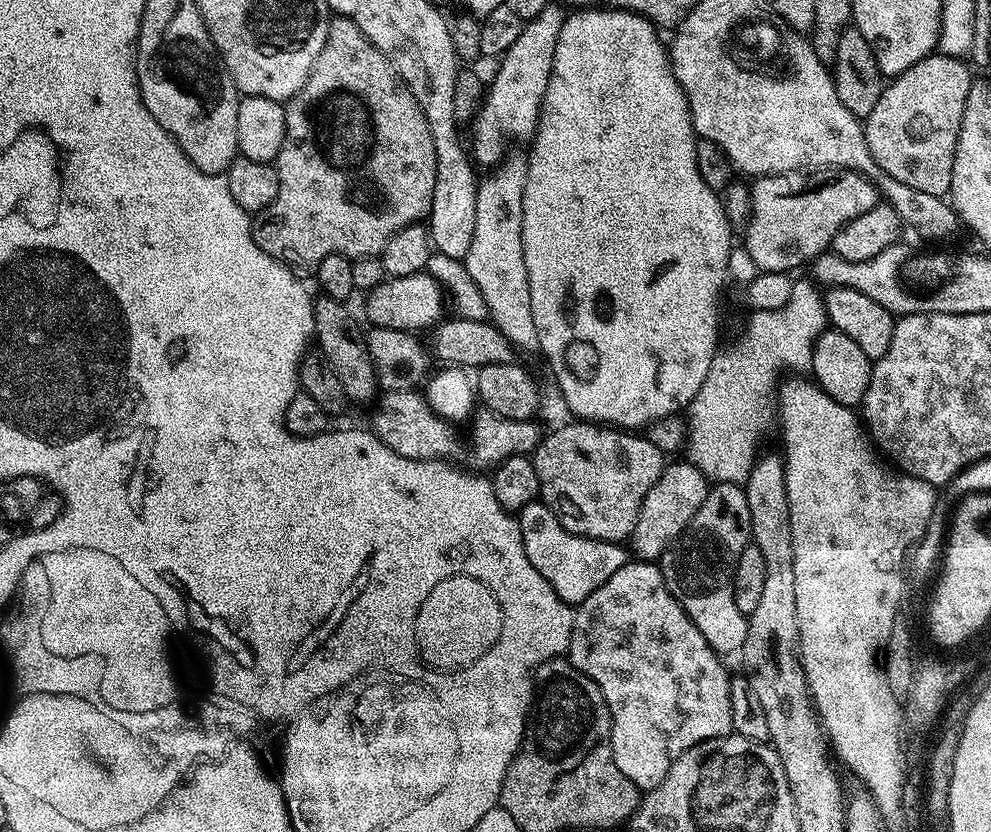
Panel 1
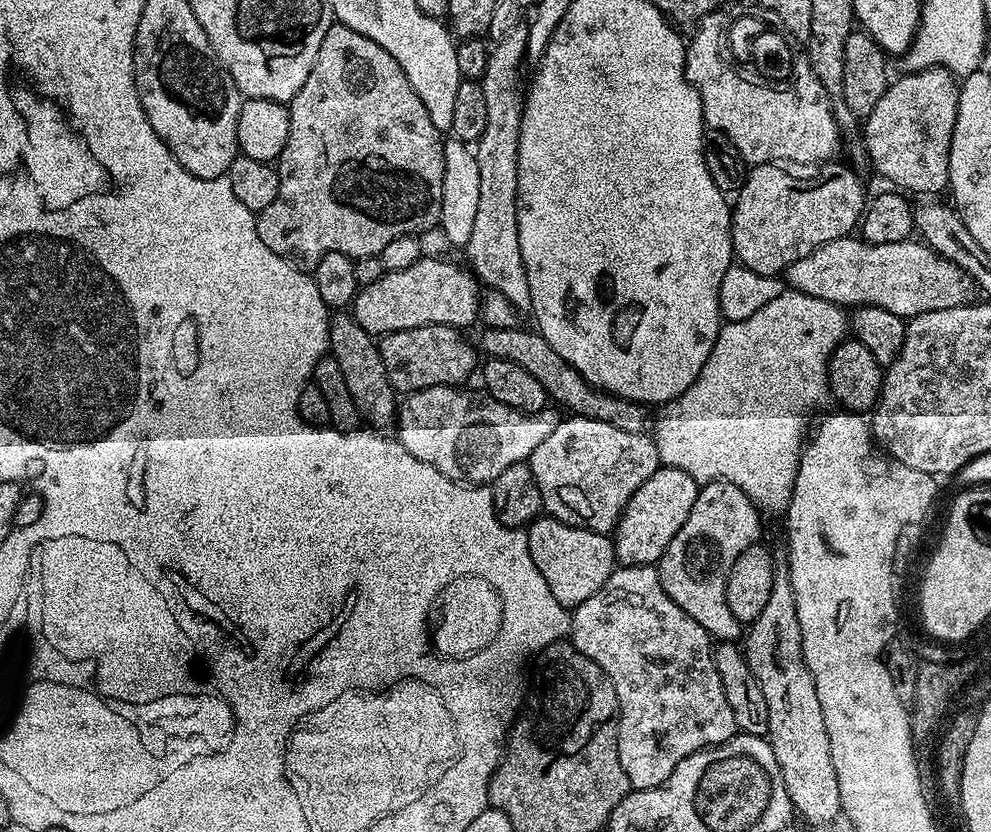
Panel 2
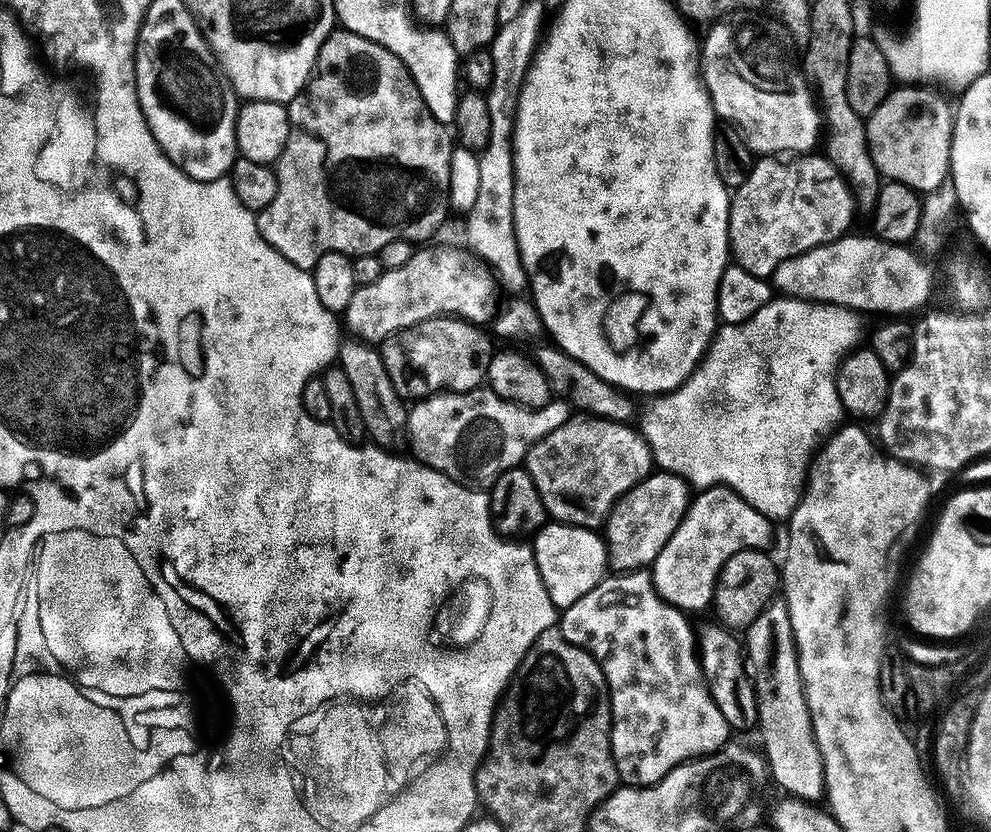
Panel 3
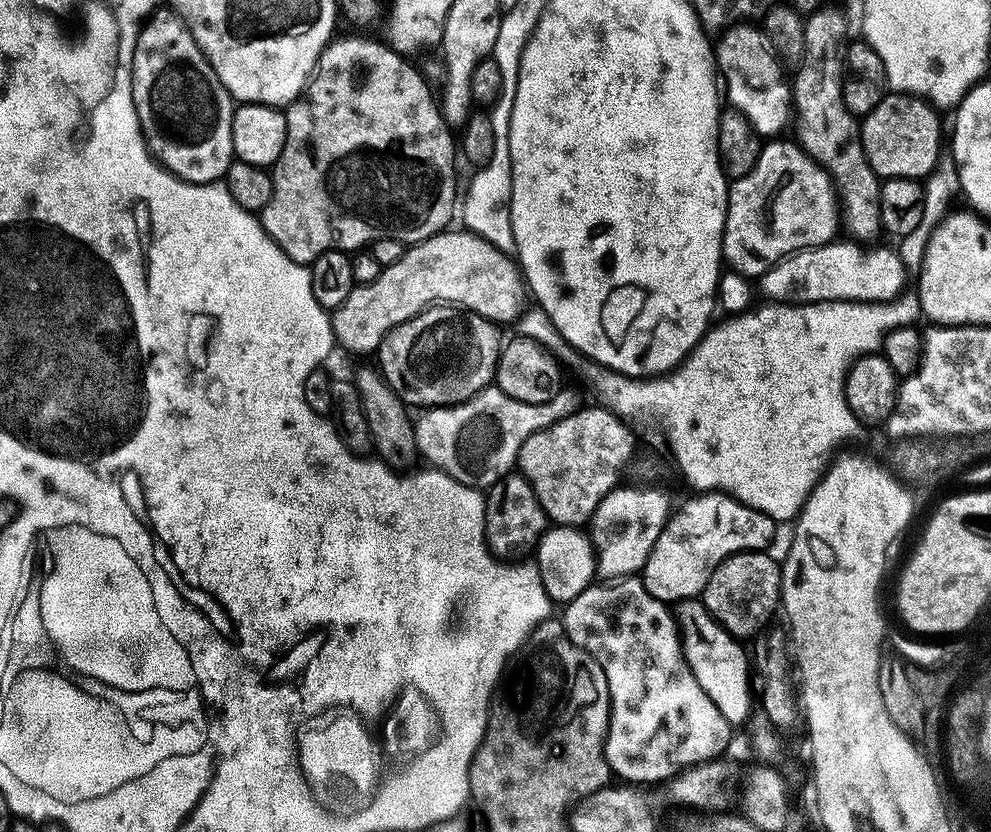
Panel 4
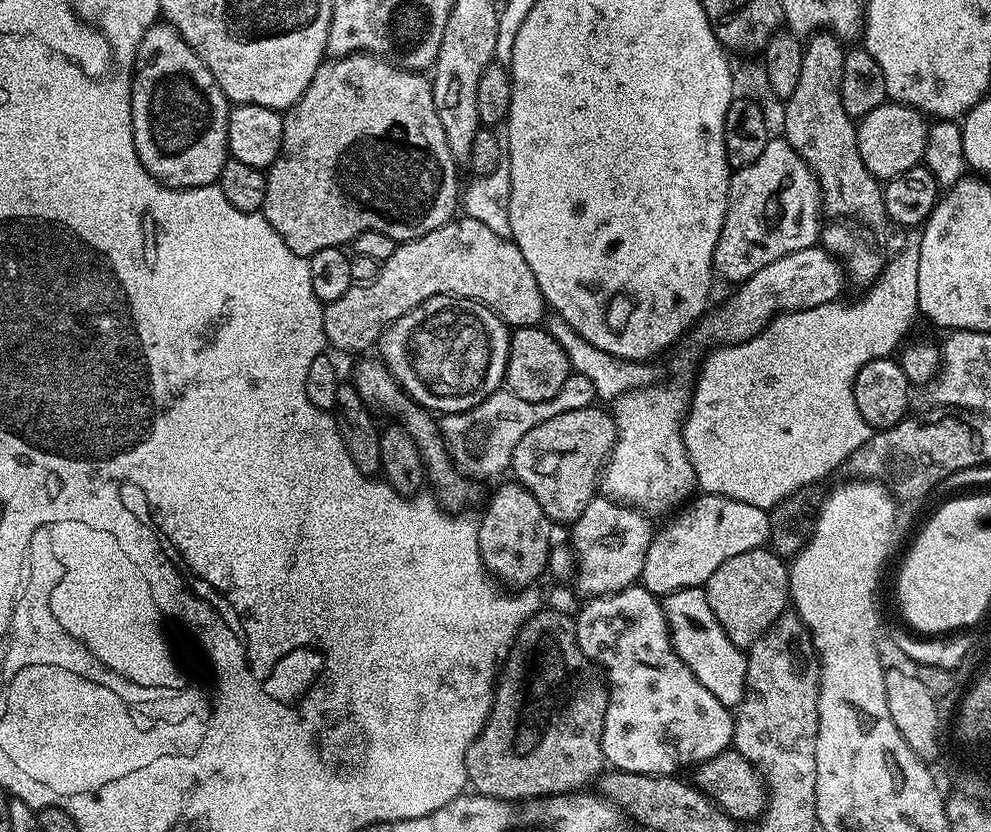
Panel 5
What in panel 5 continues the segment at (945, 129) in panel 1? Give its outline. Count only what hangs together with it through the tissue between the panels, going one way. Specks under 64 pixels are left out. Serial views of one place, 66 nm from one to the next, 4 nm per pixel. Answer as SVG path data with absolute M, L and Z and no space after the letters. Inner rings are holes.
M895 102L879 104L877 108L870 110L870 114L859 117L856 124L856 141L858 154L862 154L862 162L866 162L866 170L870 170L870 174L883 182L902 174L902 170L910 170L921 163L927 148L929 127L925 113L910 107L909 104Z

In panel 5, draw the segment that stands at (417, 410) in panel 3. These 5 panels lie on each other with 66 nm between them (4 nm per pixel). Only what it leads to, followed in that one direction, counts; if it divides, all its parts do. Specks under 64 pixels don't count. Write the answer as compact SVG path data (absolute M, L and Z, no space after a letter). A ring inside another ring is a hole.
M573 371L572 375L566 378L566 382L562 382L562 390L558 390L558 394L554 394L554 398L546 402L526 402L513 392L497 390L470 410L447 413L439 421L440 434L444 438L444 445L448 448L448 454L456 465L457 472L477 481L488 480L491 476L500 476L503 472L509 471L514 446L522 442L522 434L546 422L546 418L554 418L554 414L566 414L566 410L591 408L597 400L594 383L590 382L590 378Z

